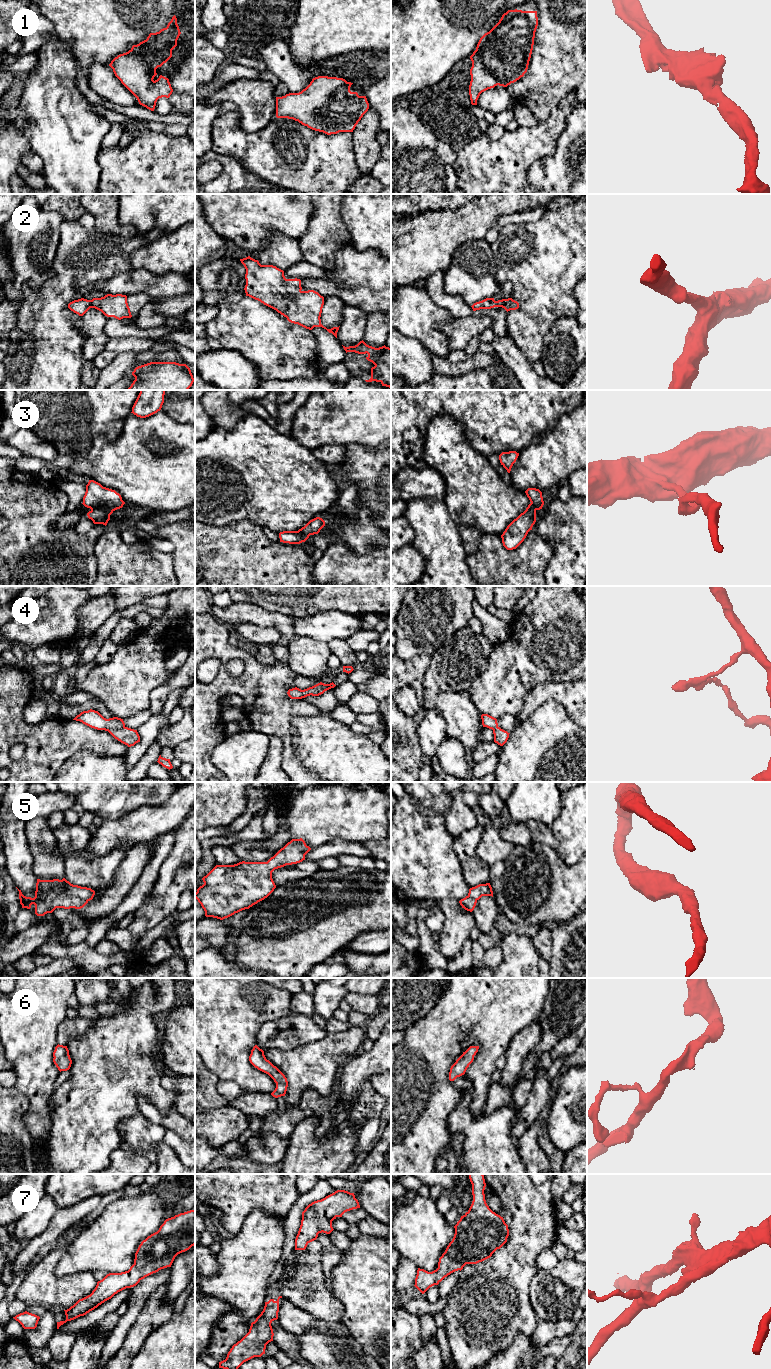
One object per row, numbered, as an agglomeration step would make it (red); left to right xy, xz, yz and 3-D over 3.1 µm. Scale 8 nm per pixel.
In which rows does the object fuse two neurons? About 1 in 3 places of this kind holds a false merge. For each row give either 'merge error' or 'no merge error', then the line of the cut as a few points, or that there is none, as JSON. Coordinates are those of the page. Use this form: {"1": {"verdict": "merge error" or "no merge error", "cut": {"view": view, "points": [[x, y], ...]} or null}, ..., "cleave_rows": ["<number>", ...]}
{"1": {"verdict": "no merge error", "cut": null}, "2": {"verdict": "no merge error", "cut": null}, "3": {"verdict": "no merge error", "cut": null}, "4": {"verdict": "merge error", "cut": {"view": "xy", "points": [[124, 726], [108, 731]]}}, "5": {"verdict": "no merge error", "cut": null}, "6": {"verdict": "no merge error", "cut": null}, "7": {"verdict": "no merge error", "cut": null}, "cleave_rows": ["4"]}

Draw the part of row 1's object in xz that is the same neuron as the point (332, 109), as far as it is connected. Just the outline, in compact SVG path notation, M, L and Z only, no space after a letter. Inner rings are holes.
M318 76L299 93L276 97L276 117L298 121L308 128L327 135L339 132L353 132L358 122L369 109L366 96L351 92L353 83L343 78Z

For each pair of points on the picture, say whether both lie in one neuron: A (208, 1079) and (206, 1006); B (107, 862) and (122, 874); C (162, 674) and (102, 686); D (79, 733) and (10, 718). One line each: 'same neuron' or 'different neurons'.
A: different neurons
B: different neurons
C: same neuron
D: same neuron

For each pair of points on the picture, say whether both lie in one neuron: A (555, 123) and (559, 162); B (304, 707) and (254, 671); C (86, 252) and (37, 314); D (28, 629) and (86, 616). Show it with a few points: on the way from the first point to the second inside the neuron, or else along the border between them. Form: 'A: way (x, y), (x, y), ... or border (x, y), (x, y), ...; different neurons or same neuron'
A: border (568, 117), (556, 150), (543, 157); different neurons
B: way (291, 709), (266, 684); same neuron
C: way (74, 267), (67, 283), (52, 299); same neuron
D: border (89, 599), (78, 610), (79, 626), (74, 641); different neurons

